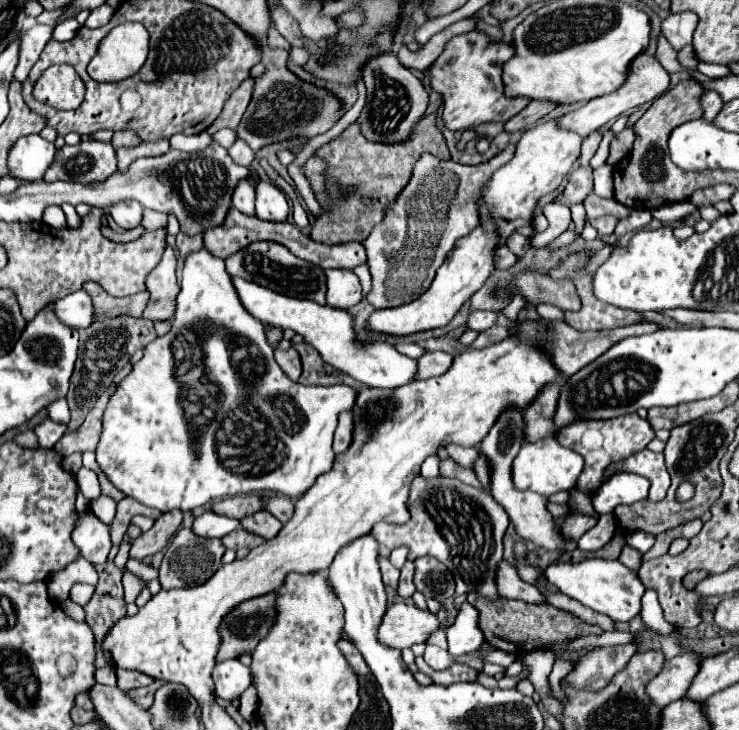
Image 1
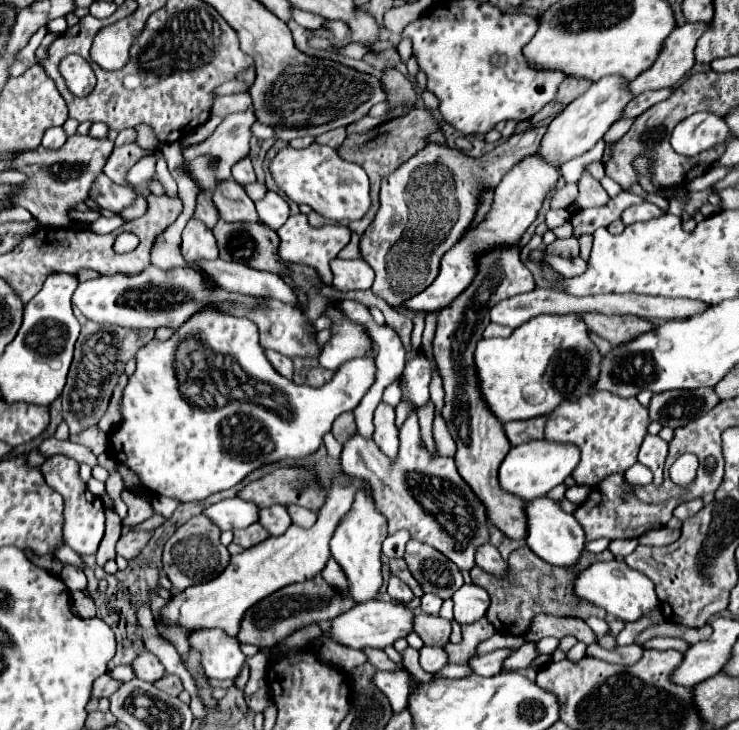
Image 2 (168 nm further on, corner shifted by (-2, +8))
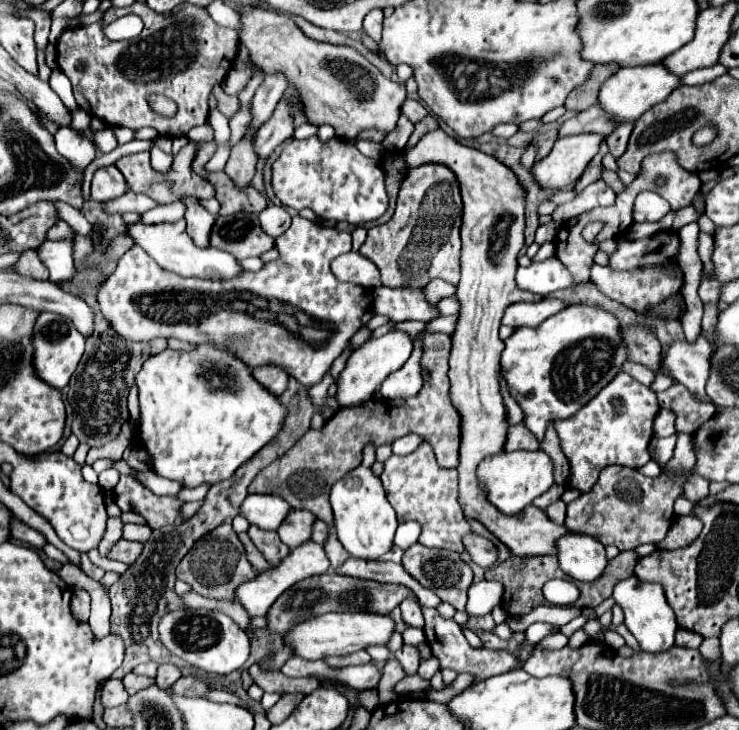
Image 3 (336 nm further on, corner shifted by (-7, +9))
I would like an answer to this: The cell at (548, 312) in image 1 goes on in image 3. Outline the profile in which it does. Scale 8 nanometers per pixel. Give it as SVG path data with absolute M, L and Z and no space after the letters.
M627 361L627 363L623 365L623 371L629 373L631 377L635 377L635 379L637 379L639 383L643 383L645 387L651 387L651 383L653 383L653 379L655 379L655 373L653 373L651 369L647 369L645 365L631 363L631 361Z

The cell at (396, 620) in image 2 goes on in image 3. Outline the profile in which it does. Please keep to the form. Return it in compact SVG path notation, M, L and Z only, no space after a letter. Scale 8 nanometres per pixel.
M325 613L295 625L291 633L283 635L283 645L291 647L293 655L317 661L329 655L351 655L369 645L385 645L393 633L393 627L395 623L391 617L379 617L375 613Z

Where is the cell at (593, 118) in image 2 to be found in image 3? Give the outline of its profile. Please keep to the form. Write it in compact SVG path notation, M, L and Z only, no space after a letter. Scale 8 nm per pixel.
M663 63L627 67L627 69L619 69L615 75L611 75L603 83L601 93L599 93L599 103L609 115L613 115L615 121L619 121L619 123L635 121L647 109L651 109L655 103L665 101L675 91L675 87L681 87L681 77L667 71L667 67Z

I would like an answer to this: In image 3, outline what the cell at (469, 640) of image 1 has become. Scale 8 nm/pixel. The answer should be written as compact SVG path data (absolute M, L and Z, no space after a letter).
M479 581L469 587L469 601L467 601L467 613L471 617L481 617L491 613L495 605L499 605L503 599L503 585L499 581Z

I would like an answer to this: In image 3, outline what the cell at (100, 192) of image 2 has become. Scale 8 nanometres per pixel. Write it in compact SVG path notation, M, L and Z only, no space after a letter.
M115 165L101 167L95 171L93 183L91 183L93 201L105 203L105 201L111 201L115 197L121 197L125 191L127 191L127 181Z

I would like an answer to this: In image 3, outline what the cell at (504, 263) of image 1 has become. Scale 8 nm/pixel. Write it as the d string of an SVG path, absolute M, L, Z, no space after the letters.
M601 265L591 267L591 279L604 295L613 301L627 305L639 315L647 315L653 305L659 305L665 299L669 299L673 293L681 289L681 283L683 283L683 277L667 277L665 273L659 273L659 269L636 268L631 272L614 272L609 267Z

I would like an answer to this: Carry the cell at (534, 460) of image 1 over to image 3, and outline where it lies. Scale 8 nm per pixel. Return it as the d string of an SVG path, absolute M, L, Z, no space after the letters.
M513 451L483 459L477 467L477 481L487 501L503 515L517 515L533 503L535 497L553 485L553 463L545 451Z

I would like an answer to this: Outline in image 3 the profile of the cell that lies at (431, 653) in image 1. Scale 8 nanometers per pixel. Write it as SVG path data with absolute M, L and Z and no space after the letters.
M431 657L429 661L421 663L417 675L419 675L421 679L431 679L431 677L435 675L435 671L439 671L439 661L437 661L437 657Z

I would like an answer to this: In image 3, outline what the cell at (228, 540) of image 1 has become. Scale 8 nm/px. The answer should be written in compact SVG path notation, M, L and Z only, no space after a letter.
M255 525L249 527L249 537L251 541L255 543L255 547L265 555L265 559L271 563L271 565L279 565L287 555L289 555L289 547L281 543L277 531L263 531Z

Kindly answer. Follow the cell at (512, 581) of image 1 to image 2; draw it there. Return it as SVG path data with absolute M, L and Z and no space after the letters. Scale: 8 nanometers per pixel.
M486 544L486 546L478 548L478 552L476 552L476 564L482 570L494 574L496 578L504 578L506 570L508 570L508 562L500 556L500 552L492 544Z

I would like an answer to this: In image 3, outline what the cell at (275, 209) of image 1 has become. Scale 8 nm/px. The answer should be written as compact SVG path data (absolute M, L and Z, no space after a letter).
M275 205L265 207L259 213L259 221L261 221L261 229L269 237L273 237L273 239L277 239L279 235L283 235L289 229L289 225L291 225L289 213L283 207L275 207Z

